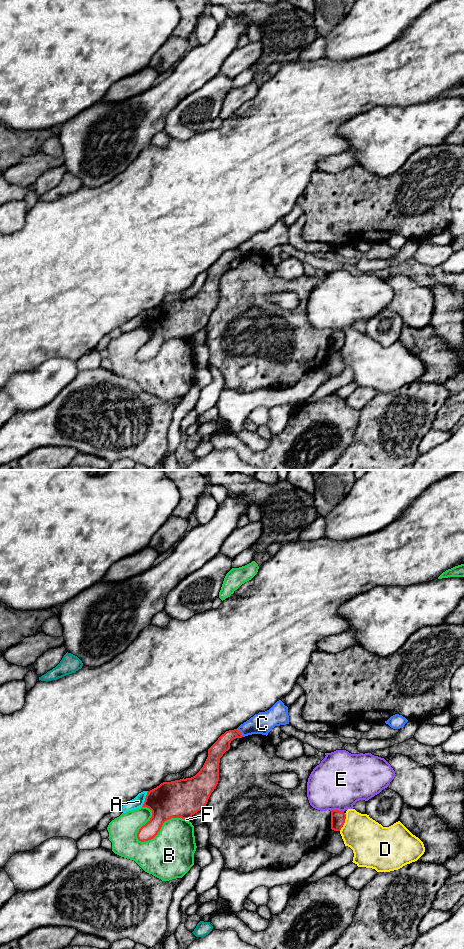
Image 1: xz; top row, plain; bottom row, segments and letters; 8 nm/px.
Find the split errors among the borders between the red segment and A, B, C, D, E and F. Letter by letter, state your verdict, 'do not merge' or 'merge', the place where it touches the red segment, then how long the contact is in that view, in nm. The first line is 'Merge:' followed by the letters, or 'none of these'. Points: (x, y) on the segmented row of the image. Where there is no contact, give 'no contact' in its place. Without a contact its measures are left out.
Merge: none of these
A: do not merge; contact xz (145, 799); length 140 nm
B: do not merge; contact xz (160, 828); length 420 nm
C: do not merge; contact xz (240, 732); length 90 nm
D: do not merge; contact xz (344, 822); length 150 nm
E: do not merge; contact xz (337, 810); length 110 nm
F: do not merge; contact xz (188, 818); length 30 nm

